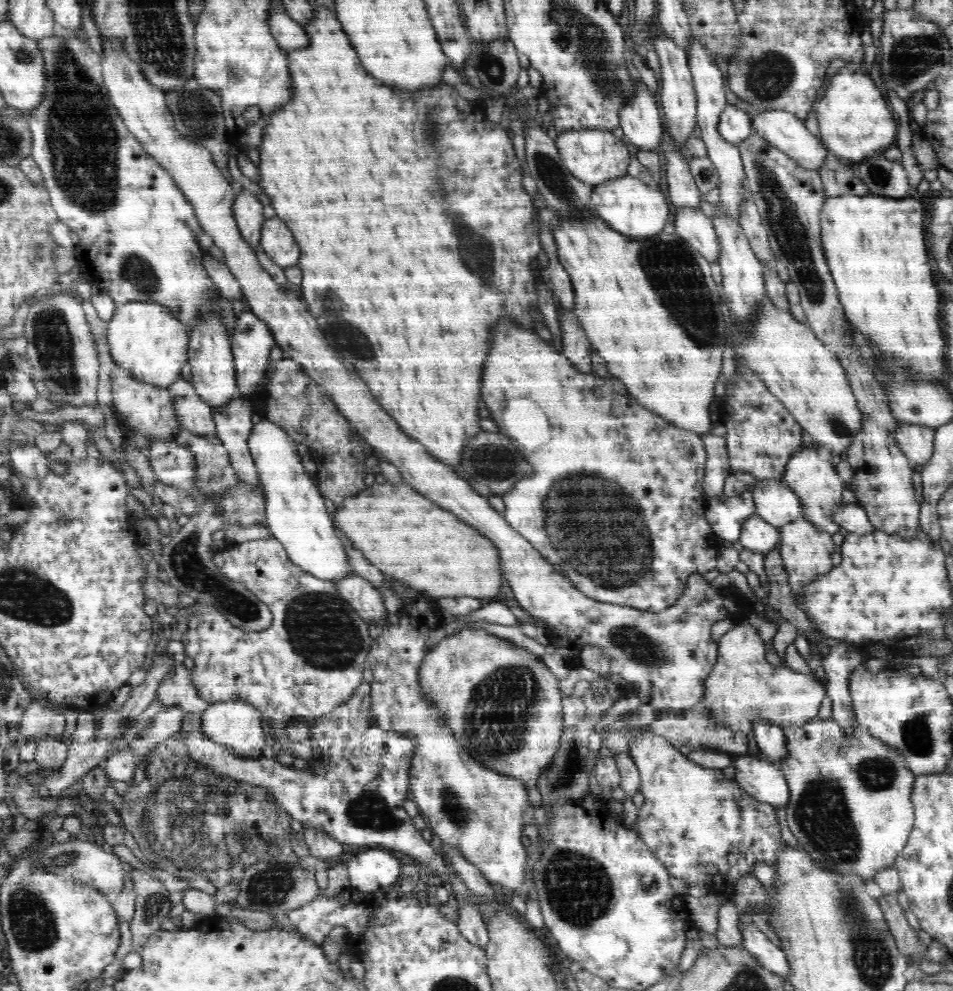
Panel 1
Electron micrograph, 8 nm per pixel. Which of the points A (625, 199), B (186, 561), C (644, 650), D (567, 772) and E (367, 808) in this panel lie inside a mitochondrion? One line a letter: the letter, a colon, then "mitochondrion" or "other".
A: other
B: mitochondrion
C: mitochondrion
D: mitochondrion
E: mitochondrion

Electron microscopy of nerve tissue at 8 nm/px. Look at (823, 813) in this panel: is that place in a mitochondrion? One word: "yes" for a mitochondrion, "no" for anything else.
yes

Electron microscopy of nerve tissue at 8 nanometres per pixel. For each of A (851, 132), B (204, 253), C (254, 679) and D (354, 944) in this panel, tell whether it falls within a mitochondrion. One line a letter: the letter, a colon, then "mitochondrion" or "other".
A: other
B: other
C: other
D: other

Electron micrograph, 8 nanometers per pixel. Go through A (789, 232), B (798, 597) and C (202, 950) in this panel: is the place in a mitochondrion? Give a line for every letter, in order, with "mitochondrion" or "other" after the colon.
A: mitochondrion
B: other
C: other

